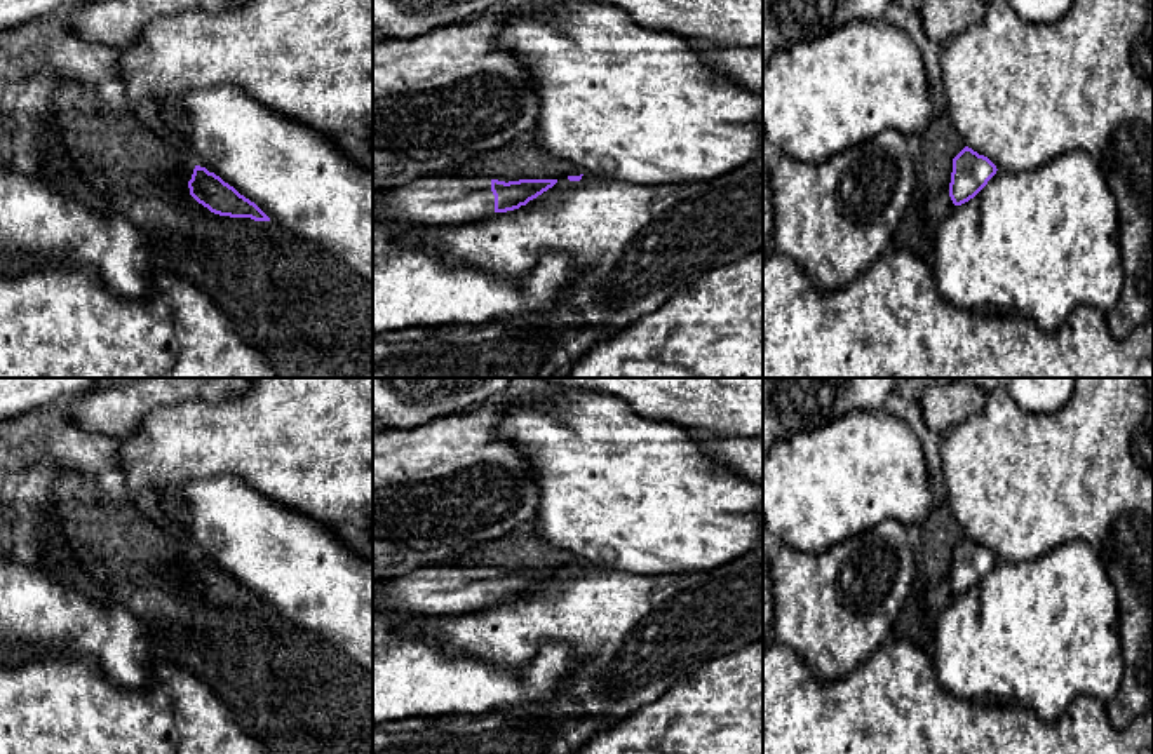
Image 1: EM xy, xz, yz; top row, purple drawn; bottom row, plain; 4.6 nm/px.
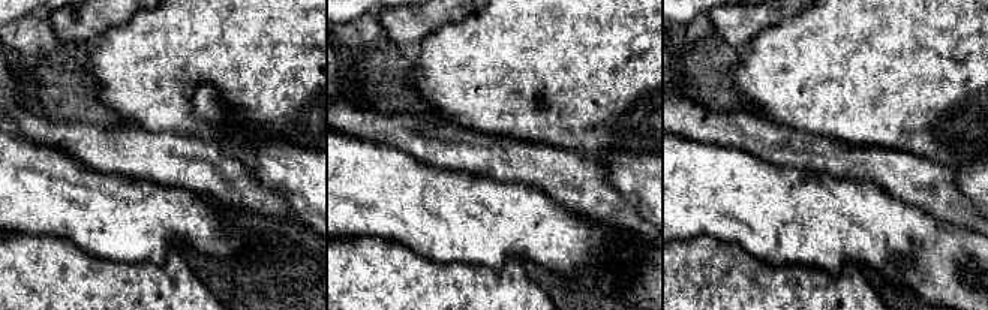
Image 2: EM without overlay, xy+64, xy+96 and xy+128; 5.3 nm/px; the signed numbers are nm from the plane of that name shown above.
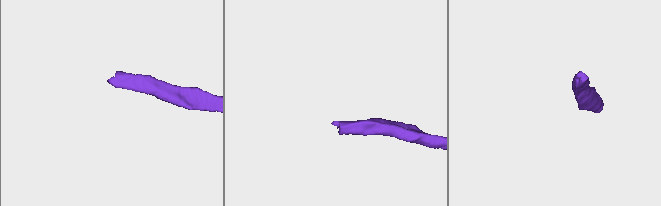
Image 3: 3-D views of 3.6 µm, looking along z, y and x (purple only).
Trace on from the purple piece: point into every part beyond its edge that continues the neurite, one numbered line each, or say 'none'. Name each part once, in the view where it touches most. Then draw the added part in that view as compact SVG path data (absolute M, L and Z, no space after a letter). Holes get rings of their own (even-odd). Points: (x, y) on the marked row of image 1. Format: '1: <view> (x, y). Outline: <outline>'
1: xz (434, 201). Outline: M425 176L388 186L373 200L373 218L416 226L474 223L495 212L489 178Z

